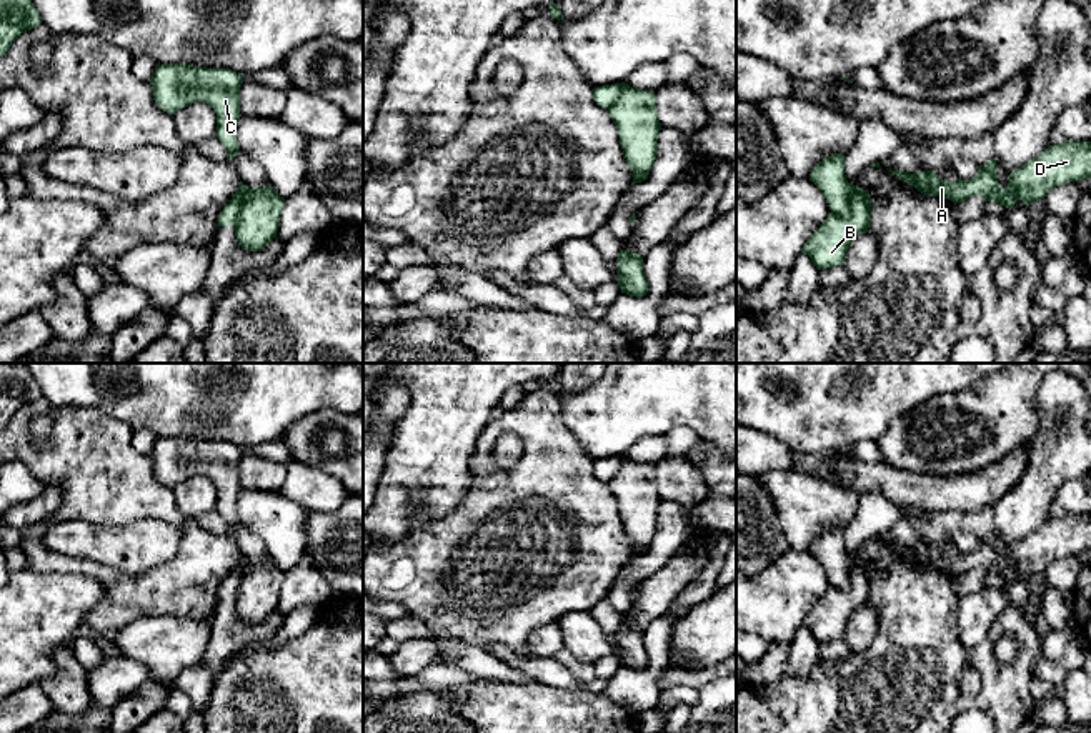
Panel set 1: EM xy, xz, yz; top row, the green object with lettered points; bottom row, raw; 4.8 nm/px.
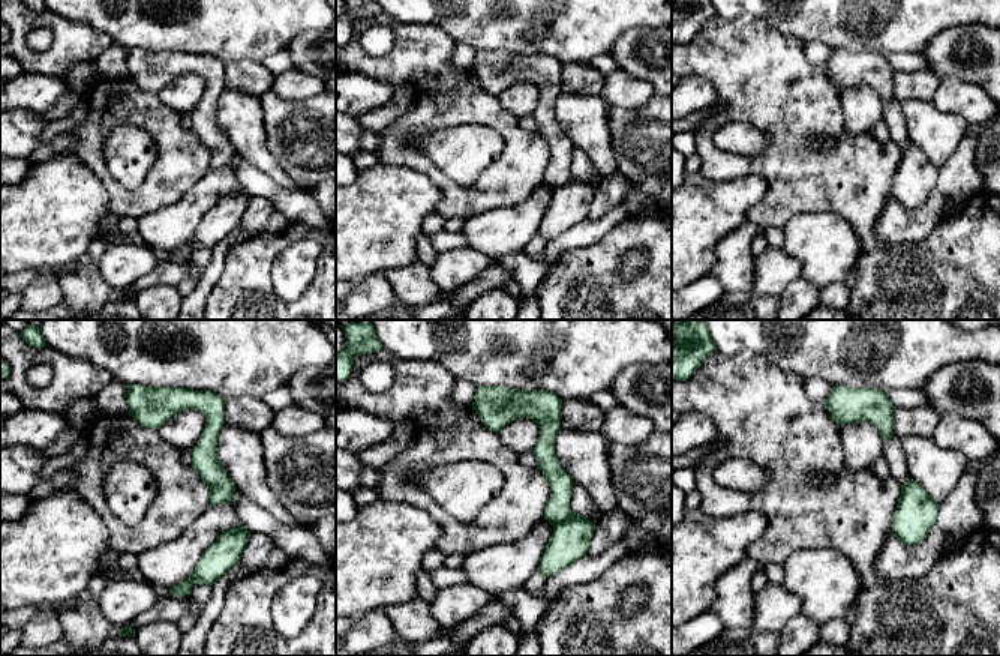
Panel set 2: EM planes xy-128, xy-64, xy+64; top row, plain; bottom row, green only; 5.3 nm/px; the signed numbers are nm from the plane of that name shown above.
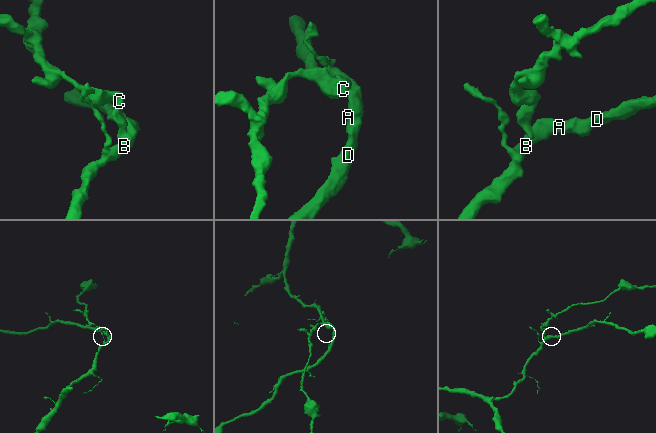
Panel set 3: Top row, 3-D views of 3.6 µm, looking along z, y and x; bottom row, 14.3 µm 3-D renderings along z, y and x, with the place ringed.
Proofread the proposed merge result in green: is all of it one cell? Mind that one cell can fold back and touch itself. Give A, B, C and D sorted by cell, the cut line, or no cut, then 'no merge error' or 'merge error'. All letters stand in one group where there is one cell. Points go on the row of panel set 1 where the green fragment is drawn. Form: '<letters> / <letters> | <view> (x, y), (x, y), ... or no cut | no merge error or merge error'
A B D / C | yz (851, 185), (848, 205), (841, 212), (833, 214) | merge error

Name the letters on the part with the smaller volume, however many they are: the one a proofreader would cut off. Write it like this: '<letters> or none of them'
C

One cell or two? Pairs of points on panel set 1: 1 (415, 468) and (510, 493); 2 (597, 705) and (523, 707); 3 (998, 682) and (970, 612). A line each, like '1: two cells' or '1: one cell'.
1: two cells
2: one cell
3: two cells

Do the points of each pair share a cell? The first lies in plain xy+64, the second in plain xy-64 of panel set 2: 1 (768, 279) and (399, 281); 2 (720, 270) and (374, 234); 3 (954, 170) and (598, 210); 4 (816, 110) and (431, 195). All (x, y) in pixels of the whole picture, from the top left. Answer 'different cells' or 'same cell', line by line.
1: different cells
2: different cells
3: same cell
4: different cells

